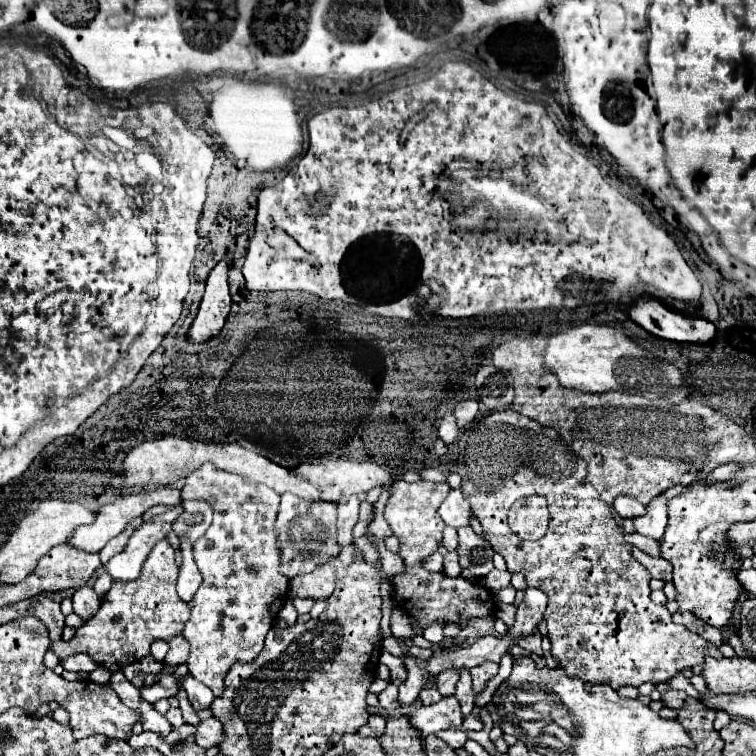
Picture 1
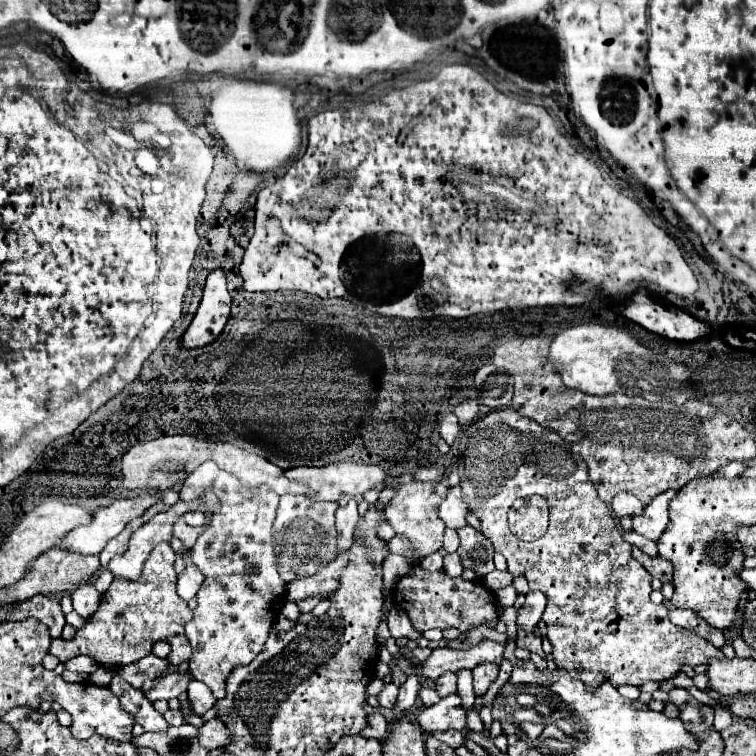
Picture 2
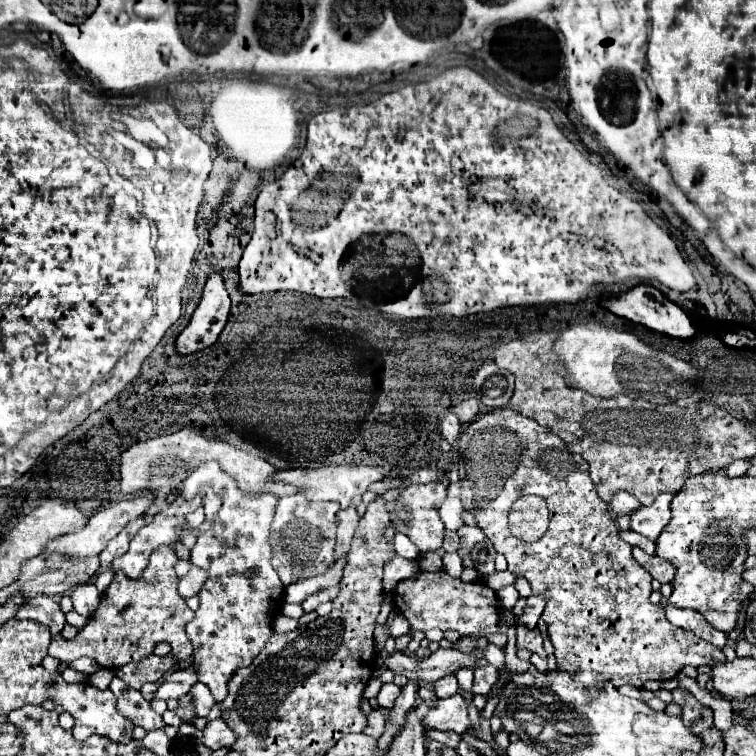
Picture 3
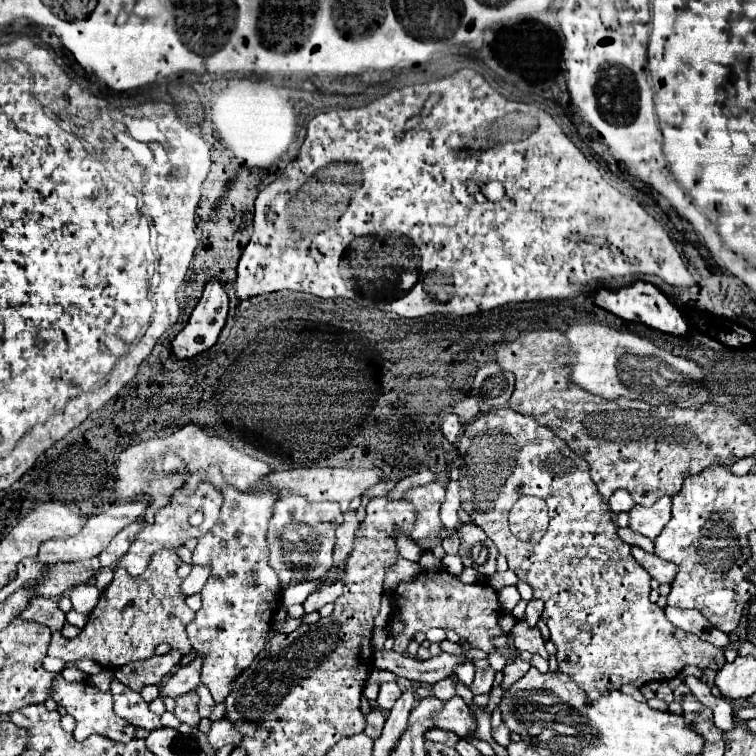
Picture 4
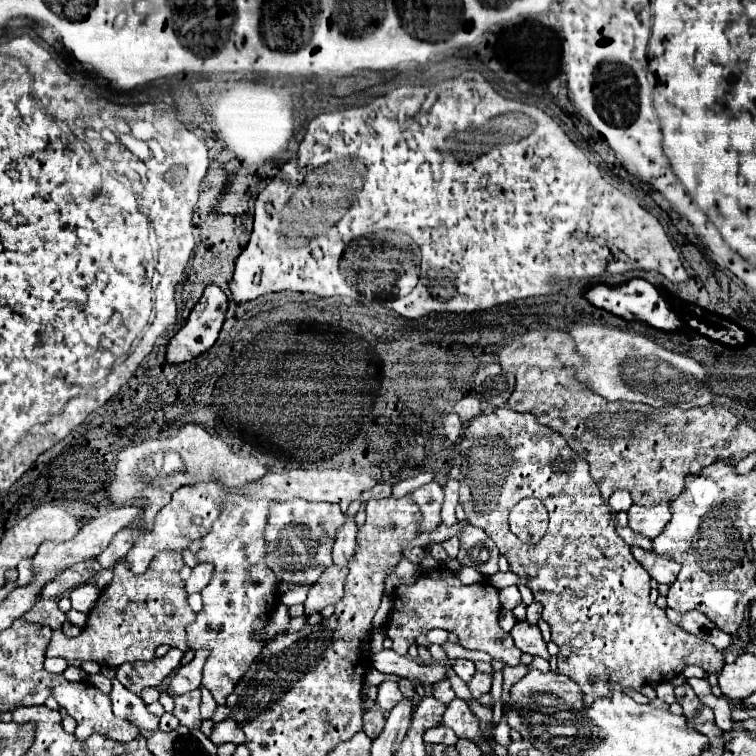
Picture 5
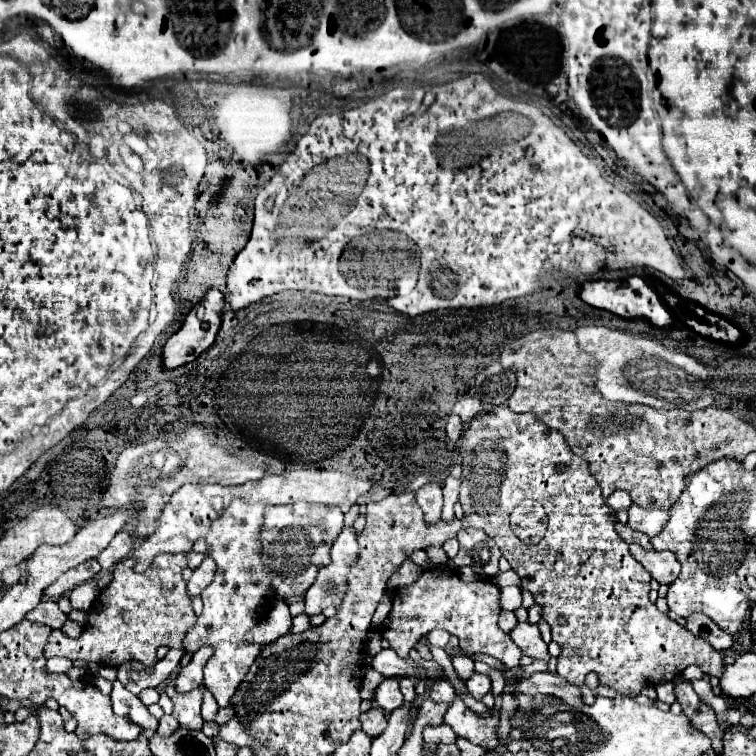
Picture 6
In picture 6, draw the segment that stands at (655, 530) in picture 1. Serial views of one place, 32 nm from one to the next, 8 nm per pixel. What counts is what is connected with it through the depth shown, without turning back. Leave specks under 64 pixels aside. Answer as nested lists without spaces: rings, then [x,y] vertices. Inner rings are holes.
[[[632,504],[628,508],[628,514],[630,514],[628,526],[632,530],[648,534],[650,538],[654,538],[664,528],[664,524],[668,520],[668,512],[666,510],[646,510],[646,508],[636,506],[636,504]]]

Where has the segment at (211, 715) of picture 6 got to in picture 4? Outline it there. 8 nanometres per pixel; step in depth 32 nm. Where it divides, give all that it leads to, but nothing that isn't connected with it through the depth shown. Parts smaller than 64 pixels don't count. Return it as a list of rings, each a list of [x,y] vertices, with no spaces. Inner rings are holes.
[[[200,684],[200,688],[196,688],[196,692],[198,692],[198,696],[200,696],[200,702],[198,702],[200,716],[202,716],[202,718],[210,718],[212,708],[214,708],[214,704],[216,704],[214,698],[212,698],[212,694],[210,694],[210,690]]]

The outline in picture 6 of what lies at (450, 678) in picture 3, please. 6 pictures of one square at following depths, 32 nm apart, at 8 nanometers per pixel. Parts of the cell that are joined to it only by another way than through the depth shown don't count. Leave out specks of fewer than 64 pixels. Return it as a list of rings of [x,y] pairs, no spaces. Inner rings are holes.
[[[442,680],[442,682],[434,682],[434,684],[432,684],[432,688],[430,688],[430,692],[428,692],[428,698],[430,698],[432,702],[436,702],[436,704],[440,704],[440,702],[452,702],[452,700],[456,698],[456,692],[454,692],[454,688],[450,686],[448,680]]]

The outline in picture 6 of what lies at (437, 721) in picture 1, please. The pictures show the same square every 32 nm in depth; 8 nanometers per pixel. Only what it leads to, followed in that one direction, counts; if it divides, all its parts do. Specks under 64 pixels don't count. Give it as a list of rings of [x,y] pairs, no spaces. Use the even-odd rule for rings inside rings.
[[[458,696],[448,708],[444,716],[444,724],[448,724],[456,732],[456,736],[466,738],[472,744],[484,746],[486,750],[494,750],[500,744],[496,734],[500,726],[500,716],[494,714],[494,710],[488,718],[476,712],[470,712],[470,708],[464,706],[464,702]]]

